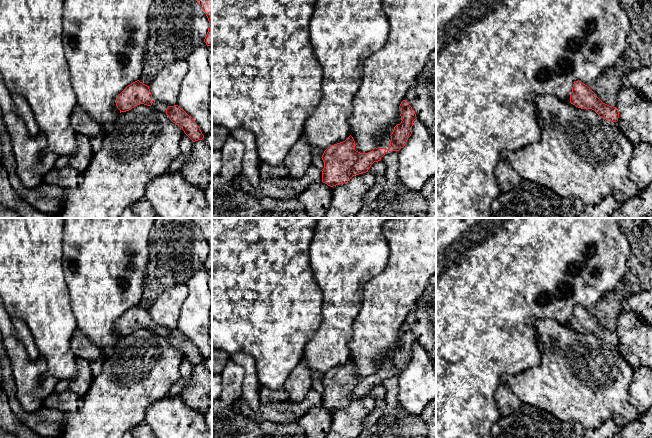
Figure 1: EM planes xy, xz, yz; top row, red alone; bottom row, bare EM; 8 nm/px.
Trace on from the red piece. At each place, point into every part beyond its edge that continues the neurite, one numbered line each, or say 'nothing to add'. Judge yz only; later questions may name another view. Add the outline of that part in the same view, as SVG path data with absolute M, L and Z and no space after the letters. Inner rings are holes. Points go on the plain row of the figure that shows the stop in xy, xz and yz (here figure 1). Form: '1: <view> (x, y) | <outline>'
nothing to add

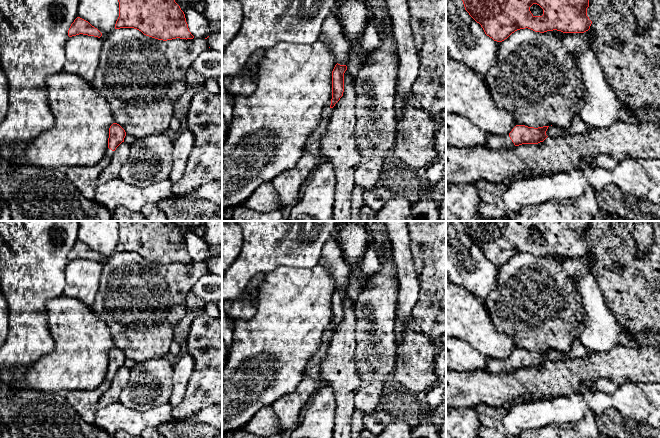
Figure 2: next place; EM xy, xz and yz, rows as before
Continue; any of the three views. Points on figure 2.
1: yz (494, 366) | M488 358L485 370L493 374L508 374L515 371L509 359L497 360L493 358Z

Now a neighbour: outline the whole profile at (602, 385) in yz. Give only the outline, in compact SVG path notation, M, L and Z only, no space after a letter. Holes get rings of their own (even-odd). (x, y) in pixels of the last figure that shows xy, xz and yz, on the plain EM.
M599 378L593 382L583 381L581 384L581 388L584 390L607 394L613 394L618 389L618 387L619 386L614 382L604 378Z

